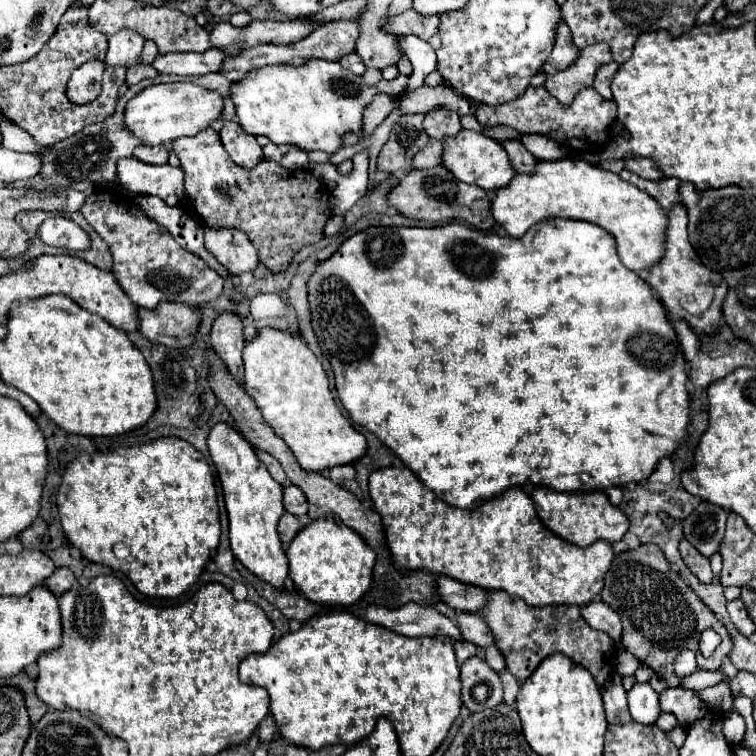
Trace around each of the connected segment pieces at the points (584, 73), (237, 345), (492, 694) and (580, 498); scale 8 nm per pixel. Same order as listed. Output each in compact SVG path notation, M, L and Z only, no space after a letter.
M591 44L579 52L575 62L555 74L545 74L545 88L561 102L569 104L573 96L583 88L593 84L593 76L601 64L611 62L611 52L607 44Z
M223 312L221 316L217 316L211 328L211 346L221 356L237 382L241 382L243 372L243 344L243 318L235 312Z
M471 656L461 666L461 684L461 700L471 712L493 708L503 700L503 684L499 674L479 656Z
M539 486L531 496L541 522L571 544L589 546L595 540L613 544L619 542L629 530L629 518L609 502L605 492L557 492L547 486Z

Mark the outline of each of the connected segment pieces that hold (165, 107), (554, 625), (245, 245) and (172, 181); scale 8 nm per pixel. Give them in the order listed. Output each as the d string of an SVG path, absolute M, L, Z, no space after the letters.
M175 82L175 84L151 84L131 98L125 106L123 128L129 130L145 146L169 144L181 136L195 136L219 118L223 110L223 98L203 86Z
M487 590L487 604L479 610L479 614L487 622L495 638L495 646L501 650L505 658L507 670L519 680L527 680L539 666L539 662L555 652L561 652L569 656L573 662L583 664L583 668L587 668L593 674L599 686L603 686L603 682L615 672L617 648L613 640L605 632L593 630L581 618L579 606L559 604L535 608L525 604L525 600L509 596L501 590Z
M199 218L199 224L203 226L205 250L211 252L217 262L221 262L231 274L251 272L257 266L257 250L253 248L245 232L237 228L207 226L203 218Z
M121 158L117 162L117 180L121 192L135 196L157 196L167 198L183 188L181 168L153 166L137 158Z

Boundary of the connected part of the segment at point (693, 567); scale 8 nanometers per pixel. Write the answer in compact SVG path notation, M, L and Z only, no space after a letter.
M685 538L679 542L679 552L683 562L689 566L689 570L705 584L709 584L713 580L713 572L709 568L709 560L705 556L701 556Z

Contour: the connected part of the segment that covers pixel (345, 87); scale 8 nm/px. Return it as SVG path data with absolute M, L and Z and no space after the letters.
M311 58L301 66L293 64L271 64L271 66L261 66L251 70L249 74L243 76L243 80L233 82L231 86L231 102L235 104L235 112L239 118L241 128L247 134L253 136L269 136L273 144L297 144L305 150L323 150L323 152L337 152L341 148L341 134L355 130L361 130L361 112L363 108L373 100L375 94L385 92L389 96L399 96L409 78L399 74L393 80L381 80L375 88L365 86L361 76L355 76L353 72L345 70L339 62L327 62L319 58Z

